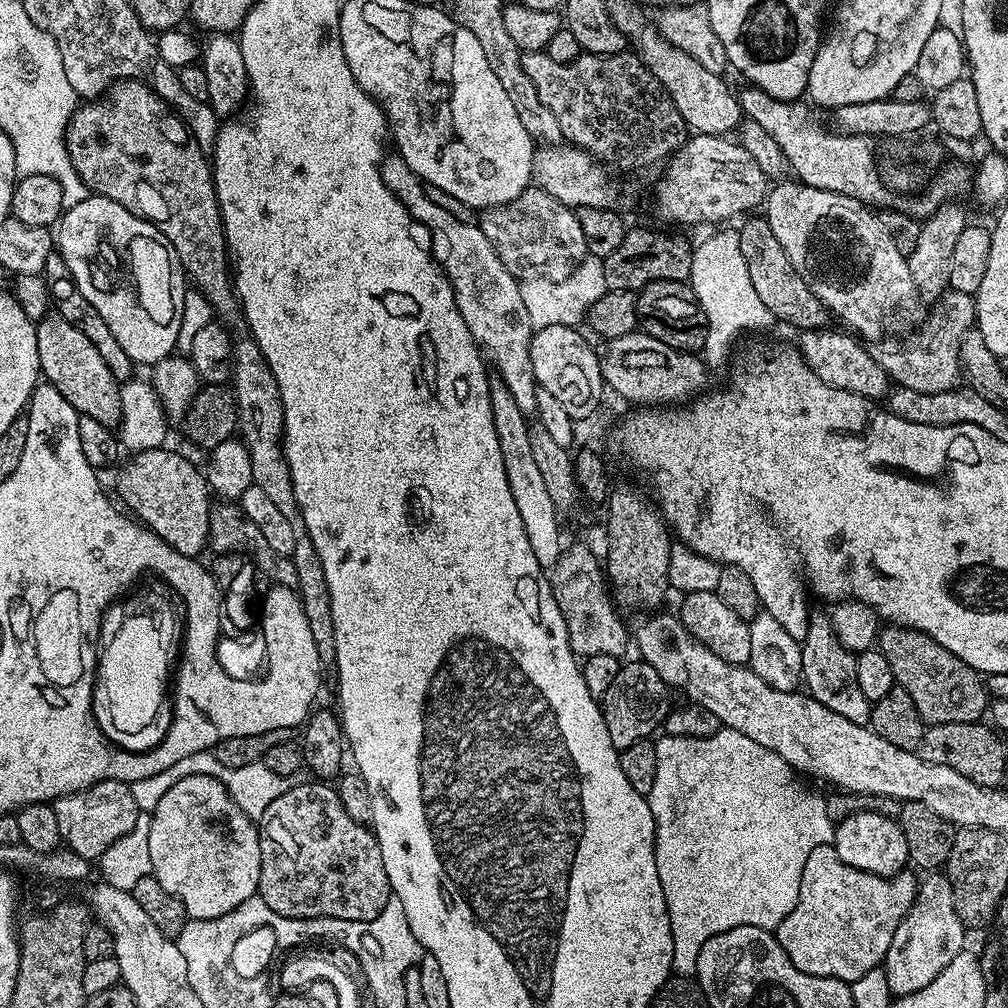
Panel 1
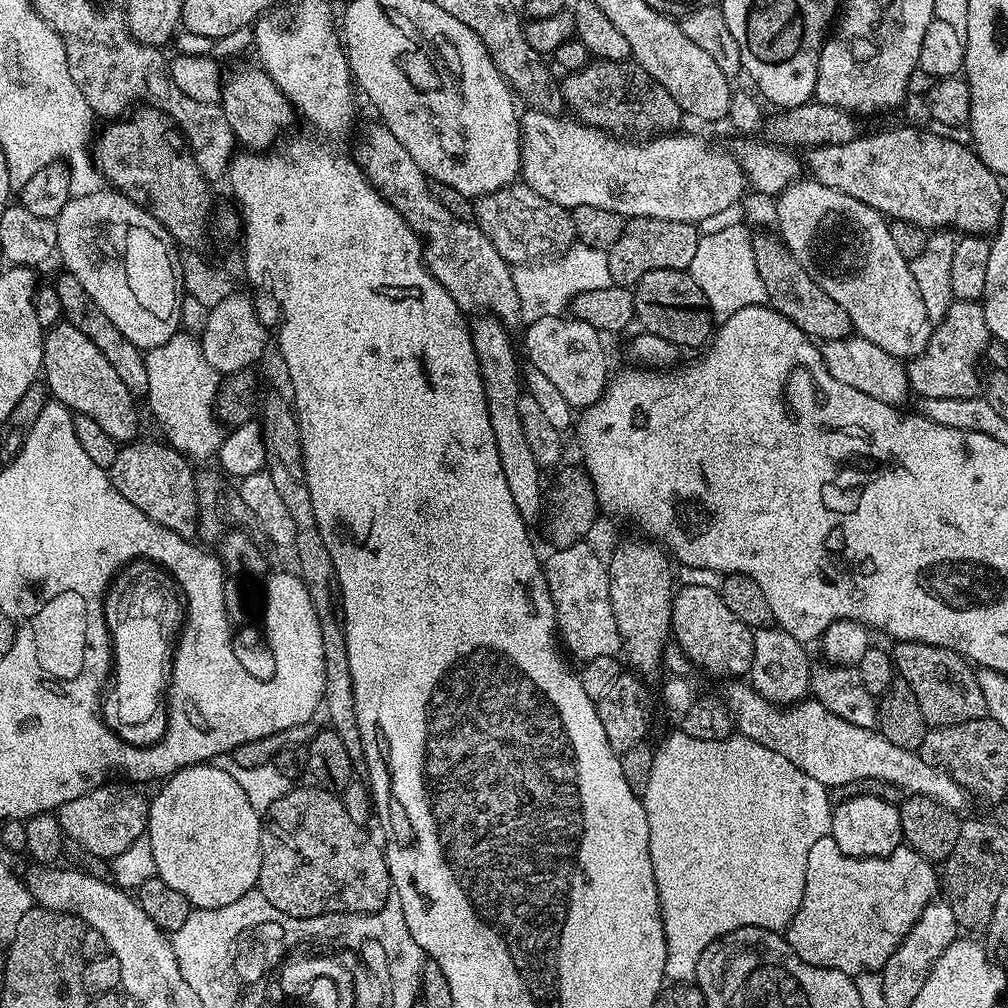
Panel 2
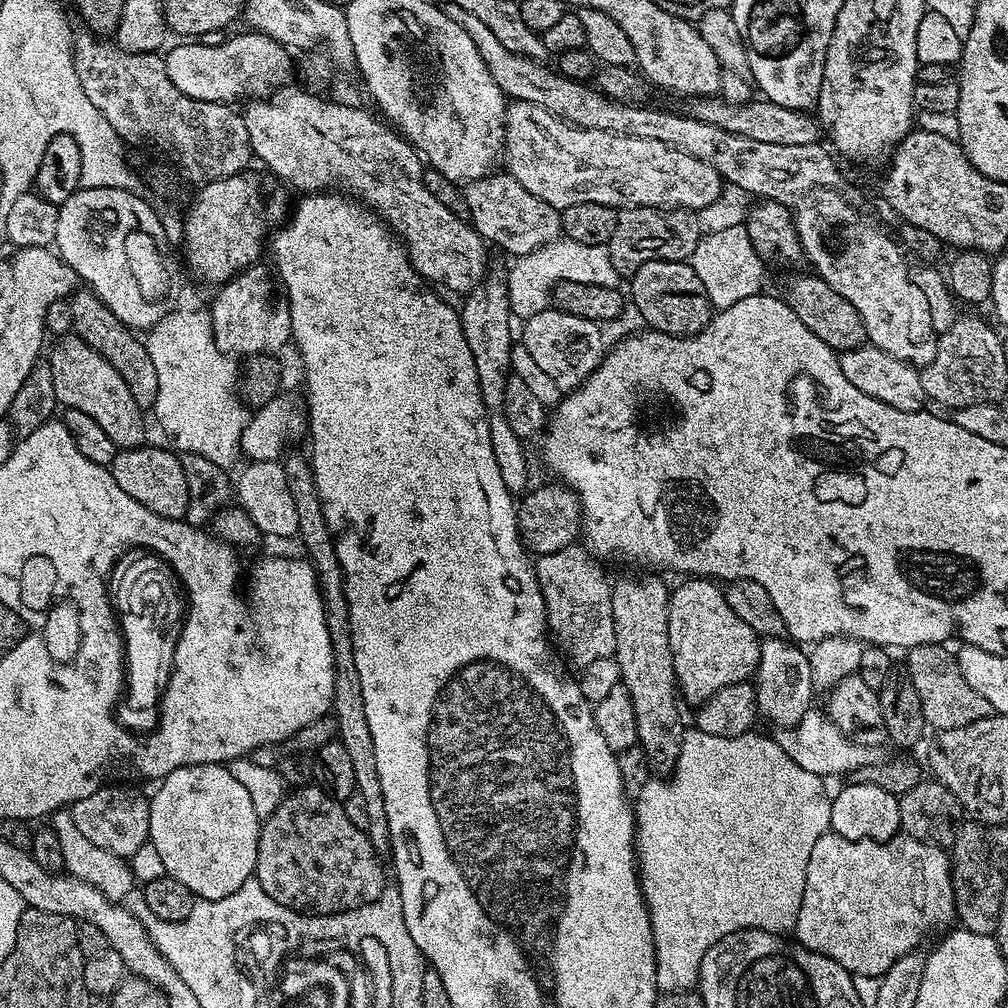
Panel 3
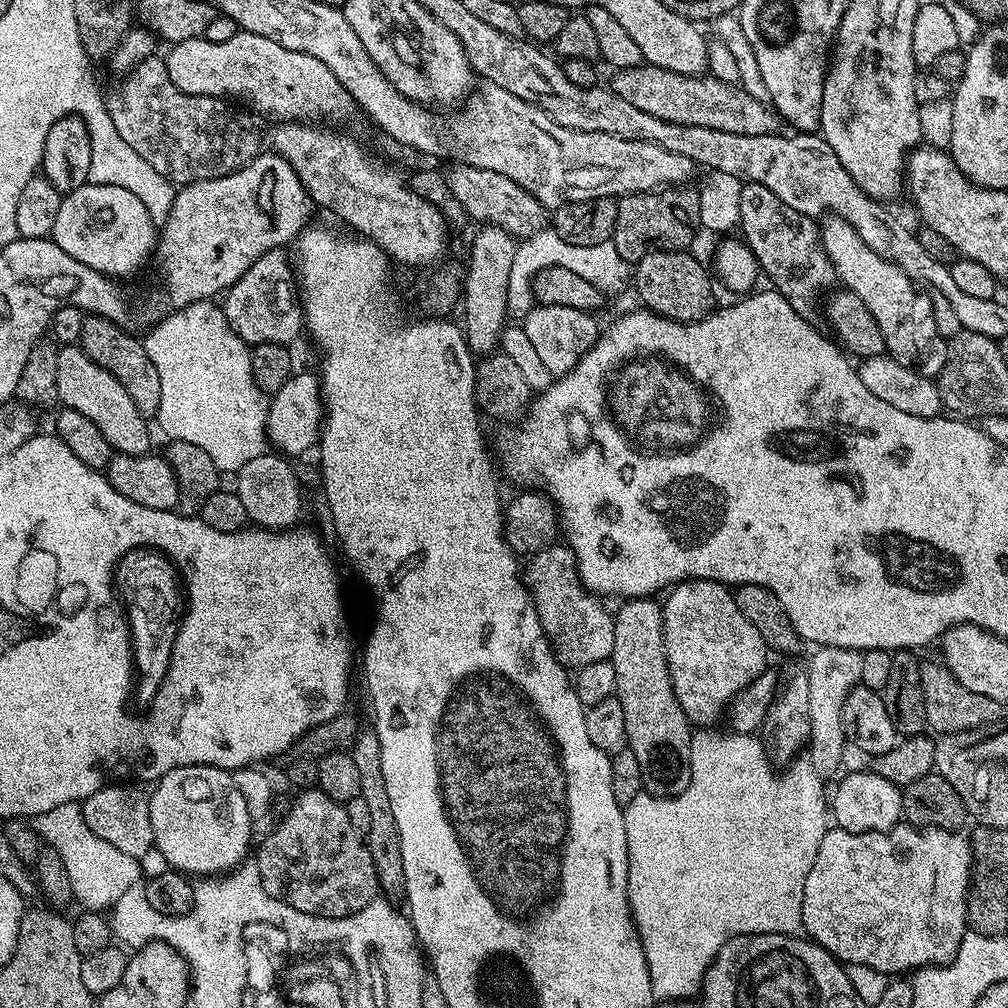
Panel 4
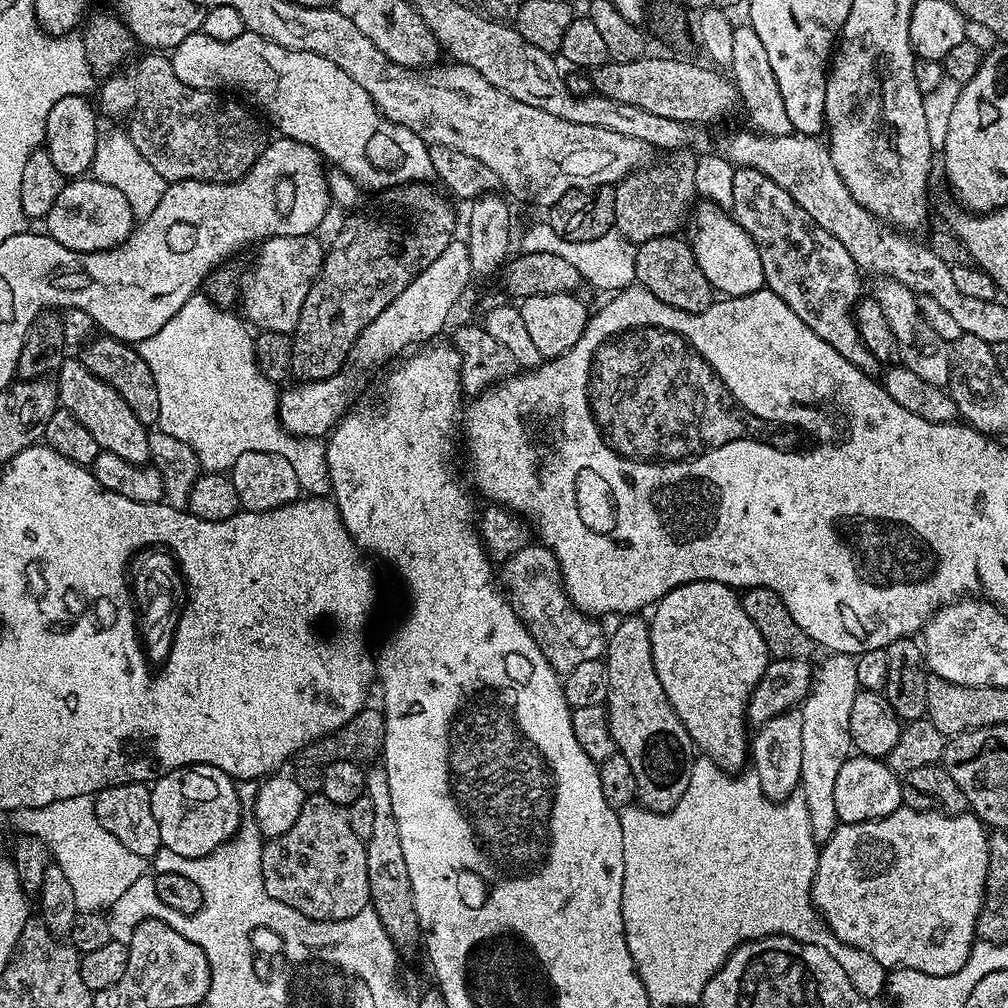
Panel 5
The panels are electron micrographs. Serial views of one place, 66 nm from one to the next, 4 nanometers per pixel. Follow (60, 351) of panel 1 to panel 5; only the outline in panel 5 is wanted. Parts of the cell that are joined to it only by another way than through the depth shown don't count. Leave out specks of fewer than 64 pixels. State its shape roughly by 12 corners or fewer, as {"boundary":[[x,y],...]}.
{"boundary":[[78,358],[54,383],[101,450],[152,459],[149,429]]}

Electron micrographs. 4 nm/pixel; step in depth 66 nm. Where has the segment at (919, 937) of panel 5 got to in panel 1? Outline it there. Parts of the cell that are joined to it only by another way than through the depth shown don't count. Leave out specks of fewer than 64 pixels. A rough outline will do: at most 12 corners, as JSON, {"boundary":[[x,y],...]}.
{"boundary":[[814,846],[774,929],[806,974],[883,965],[918,880]]}

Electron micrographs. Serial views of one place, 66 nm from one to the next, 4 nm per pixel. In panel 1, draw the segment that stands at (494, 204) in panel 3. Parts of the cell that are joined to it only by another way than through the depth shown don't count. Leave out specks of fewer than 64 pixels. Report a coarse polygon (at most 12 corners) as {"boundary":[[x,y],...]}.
{"boundary":[[535,186],[478,223],[513,274],[588,256],[575,211]]}

